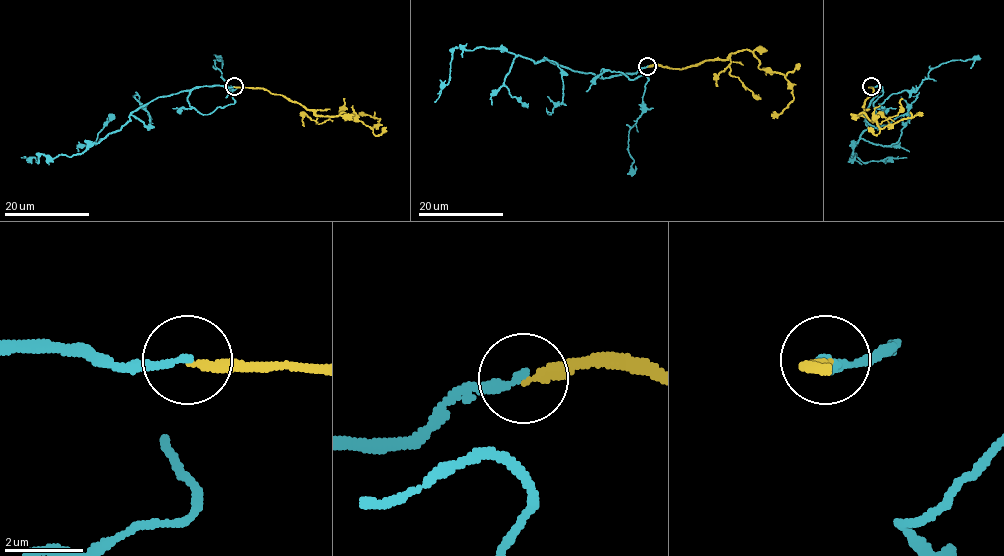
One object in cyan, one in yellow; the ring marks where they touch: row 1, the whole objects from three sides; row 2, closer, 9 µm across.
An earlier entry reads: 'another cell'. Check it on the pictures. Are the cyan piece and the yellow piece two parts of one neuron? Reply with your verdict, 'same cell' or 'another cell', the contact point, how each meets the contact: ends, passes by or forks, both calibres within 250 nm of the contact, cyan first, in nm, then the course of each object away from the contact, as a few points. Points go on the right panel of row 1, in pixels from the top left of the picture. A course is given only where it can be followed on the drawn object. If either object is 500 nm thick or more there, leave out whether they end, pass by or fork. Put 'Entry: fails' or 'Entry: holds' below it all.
another cell; at (871, 86); cyan ends there; yellow ends there; 220 nm thick on the cyan side, 190 nm on the other; cyan runs (871, 87), (882, 90), (862, 112), (867, 127), (851, 157), (863, 162), (907, 158); yellow runs (871, 87), (872, 93), (864, 103), (864, 111), (854, 116), (862, 112), (881, 128), (922, 112)
Entry: holds

